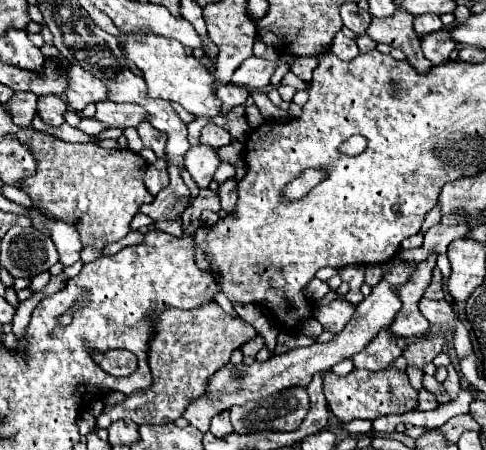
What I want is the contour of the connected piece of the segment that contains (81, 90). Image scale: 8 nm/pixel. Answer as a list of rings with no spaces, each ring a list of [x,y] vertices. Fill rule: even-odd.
[[[71,66],[69,80],[71,82],[67,86],[65,98],[73,110],[81,112],[89,102],[107,100],[107,86],[89,70],[83,70],[81,66]]]

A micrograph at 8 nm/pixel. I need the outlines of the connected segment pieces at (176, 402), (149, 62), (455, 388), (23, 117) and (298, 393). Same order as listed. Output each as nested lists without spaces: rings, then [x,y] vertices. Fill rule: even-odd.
[[[217,302],[195,310],[165,310],[157,320],[157,334],[149,346],[149,366],[153,374],[151,390],[137,392],[119,406],[105,406],[97,418],[97,428],[109,428],[111,422],[121,418],[129,418],[139,426],[175,422],[183,416],[191,400],[207,392],[209,378],[229,362],[231,354],[255,336],[257,332],[251,324],[243,322],[243,318],[231,318]]]
[[[121,32],[115,36],[119,40],[119,48],[127,60],[131,60],[147,82],[149,94],[153,98],[179,102],[187,112],[195,116],[217,116],[221,110],[221,102],[213,94],[213,74],[201,64],[195,56],[187,56],[183,46],[177,40],[155,36],[153,32]]]
[[[453,364],[447,366],[447,372],[449,372],[449,376],[447,376],[447,380],[443,382],[443,386],[445,386],[447,394],[451,396],[451,400],[455,400],[457,394],[459,394],[459,390],[461,390],[461,386],[459,386],[459,376],[457,376],[457,370],[455,370]]]
[[[15,92],[7,102],[7,110],[13,116],[15,124],[29,126],[35,114],[35,94],[33,92]]]
[[[289,388],[263,400],[251,400],[231,408],[231,424],[237,434],[261,430],[295,430],[309,410],[305,388]]]

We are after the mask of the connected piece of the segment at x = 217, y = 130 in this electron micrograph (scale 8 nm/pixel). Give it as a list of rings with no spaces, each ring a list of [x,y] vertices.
[[[207,124],[203,130],[201,130],[201,144],[209,144],[213,148],[221,148],[225,144],[229,144],[233,138],[231,134],[223,128],[223,126],[217,126],[217,124]]]

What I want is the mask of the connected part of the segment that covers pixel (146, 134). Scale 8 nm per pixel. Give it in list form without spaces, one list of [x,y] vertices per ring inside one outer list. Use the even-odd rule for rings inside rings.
[[[147,122],[139,124],[137,132],[139,132],[143,144],[145,144],[147,148],[151,148],[151,150],[157,154],[157,158],[163,158],[163,156],[165,156],[165,140],[167,140],[165,134],[157,132],[157,130],[155,130],[151,124],[147,124]]]

